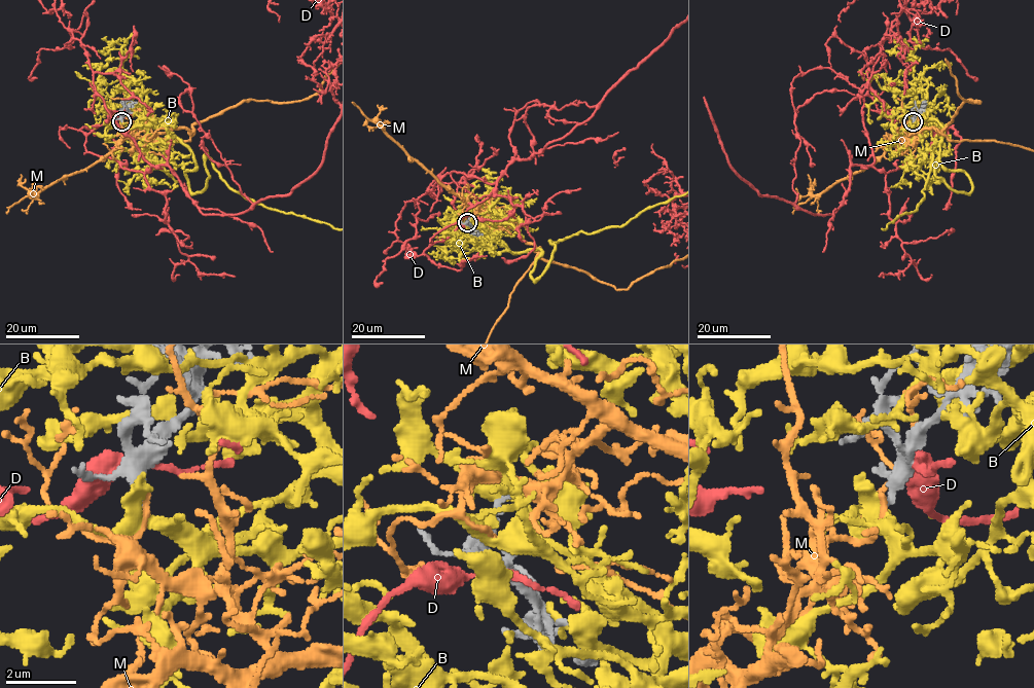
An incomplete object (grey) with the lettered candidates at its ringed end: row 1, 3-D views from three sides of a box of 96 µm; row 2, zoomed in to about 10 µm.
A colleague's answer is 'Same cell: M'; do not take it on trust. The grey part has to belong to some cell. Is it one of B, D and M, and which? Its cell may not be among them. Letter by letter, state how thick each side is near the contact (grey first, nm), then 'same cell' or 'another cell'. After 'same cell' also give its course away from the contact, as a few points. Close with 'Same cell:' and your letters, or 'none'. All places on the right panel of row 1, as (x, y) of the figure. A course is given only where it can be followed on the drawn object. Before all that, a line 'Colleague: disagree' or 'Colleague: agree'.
Colleague: disagree
B: 300 nm thick on the grey side, 440 nm on the other; another cell
D: 360 nm thick on the grey side, 170 nm on the other; another cell
M: 300 nm thick on the grey side, 150 nm on the other; another cell
Same cell: none

